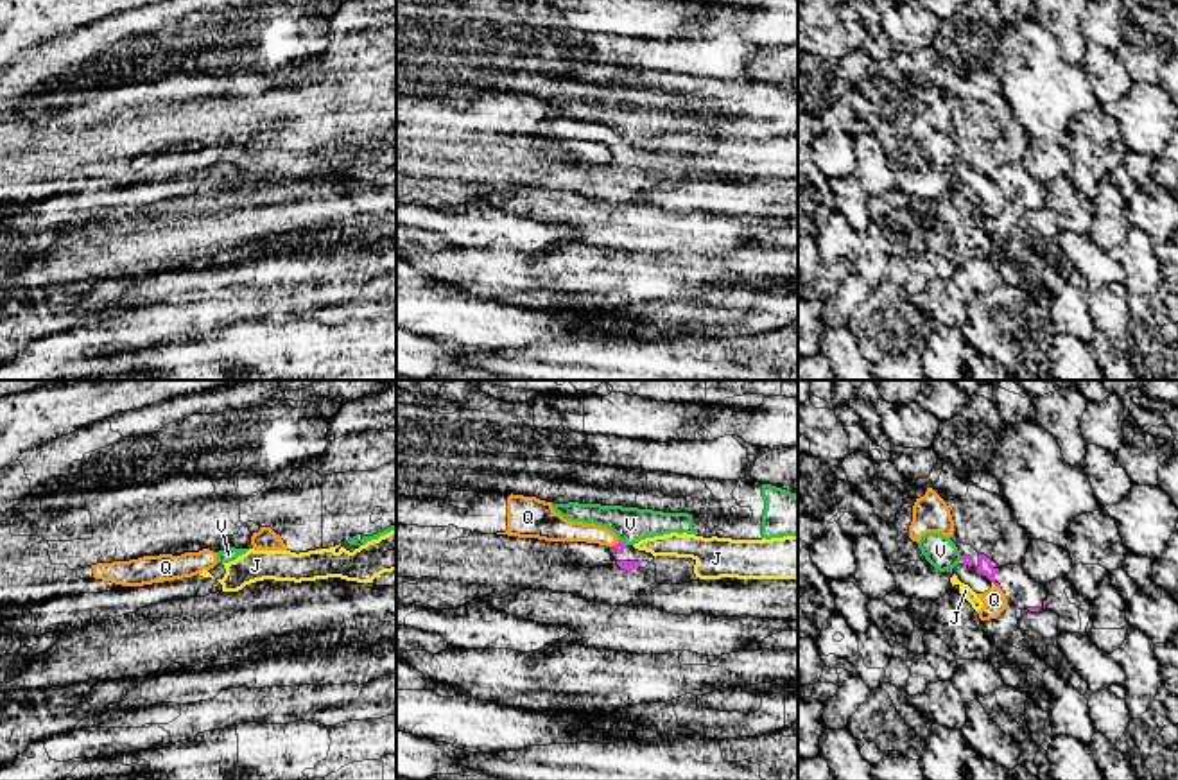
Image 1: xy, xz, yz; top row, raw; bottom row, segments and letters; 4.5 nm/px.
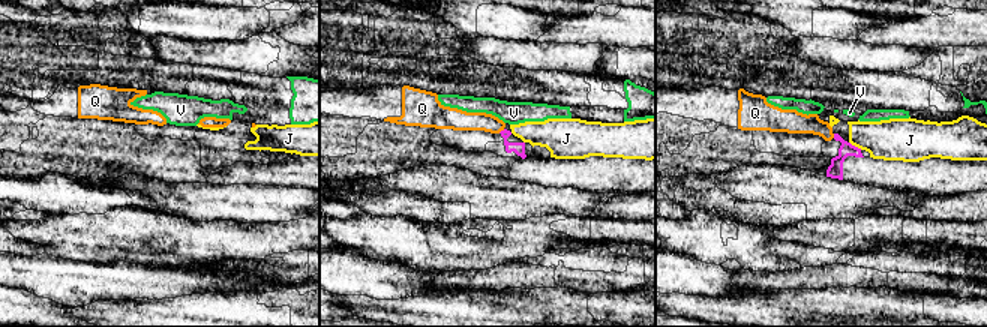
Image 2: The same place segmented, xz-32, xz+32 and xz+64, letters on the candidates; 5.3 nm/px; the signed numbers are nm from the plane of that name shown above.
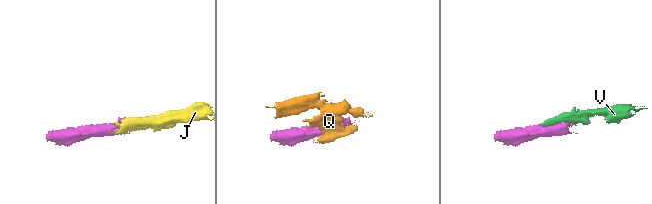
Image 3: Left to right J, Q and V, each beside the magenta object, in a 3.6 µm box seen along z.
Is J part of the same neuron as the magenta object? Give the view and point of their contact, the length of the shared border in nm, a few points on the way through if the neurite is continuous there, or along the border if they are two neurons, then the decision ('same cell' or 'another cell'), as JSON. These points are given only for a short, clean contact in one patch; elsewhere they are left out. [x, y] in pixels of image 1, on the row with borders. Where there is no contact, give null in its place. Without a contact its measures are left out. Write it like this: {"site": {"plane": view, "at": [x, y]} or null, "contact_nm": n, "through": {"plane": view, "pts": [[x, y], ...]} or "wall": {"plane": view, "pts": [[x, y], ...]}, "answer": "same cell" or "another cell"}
{"site": {"plane": "yz", "at": [994, 583]}, "contact_nm": 30, "wall": {"plane": "yz", "pts": [[992, 581], [996, 585]]}, "answer": "another cell"}

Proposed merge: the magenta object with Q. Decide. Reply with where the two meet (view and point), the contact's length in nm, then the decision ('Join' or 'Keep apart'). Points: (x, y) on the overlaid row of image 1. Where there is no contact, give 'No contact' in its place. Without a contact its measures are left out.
Touches magenta at yz (999, 587). Shared border 40 nm. Keep apart

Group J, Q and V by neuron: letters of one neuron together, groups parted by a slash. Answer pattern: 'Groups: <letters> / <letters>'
Groups: J / Q / V

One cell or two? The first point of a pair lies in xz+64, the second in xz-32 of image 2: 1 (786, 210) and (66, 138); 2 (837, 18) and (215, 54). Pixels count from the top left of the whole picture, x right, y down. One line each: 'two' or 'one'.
1: two
2: two

